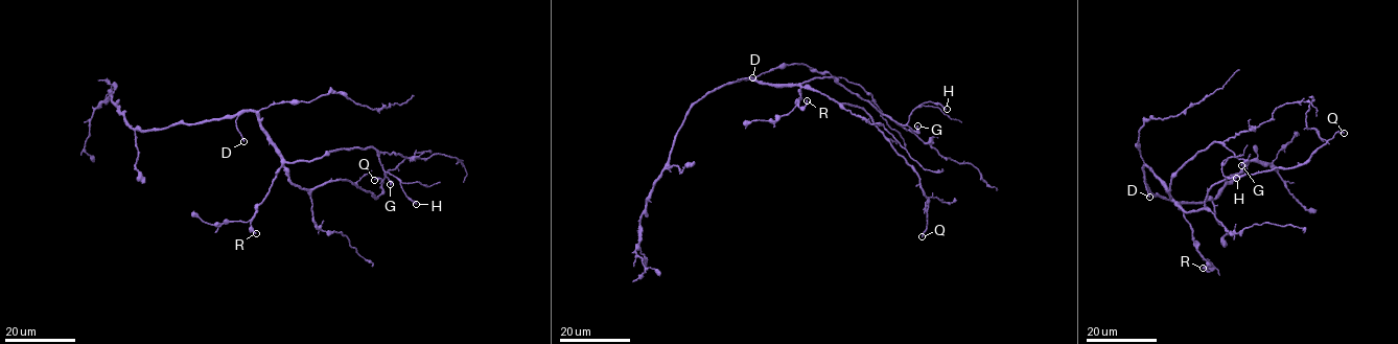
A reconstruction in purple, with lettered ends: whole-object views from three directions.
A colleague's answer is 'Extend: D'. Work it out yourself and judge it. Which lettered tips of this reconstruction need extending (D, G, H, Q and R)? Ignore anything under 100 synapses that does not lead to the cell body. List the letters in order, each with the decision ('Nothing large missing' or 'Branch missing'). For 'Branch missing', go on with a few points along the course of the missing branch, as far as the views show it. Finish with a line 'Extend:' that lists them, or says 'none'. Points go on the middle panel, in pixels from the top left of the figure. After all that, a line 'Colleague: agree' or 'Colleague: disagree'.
D: Branch missing. Course of what is missing: (752, 77), (796, 52), (809, 60), (812, 67), (793, 73), (779, 82)
G: Nothing large missing
H: Nothing large missing
Q: Nothing large missing
R: Nothing large missing
Extend: D
Colleague: agree

